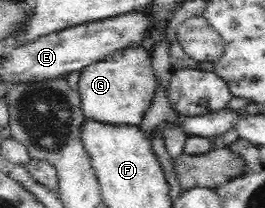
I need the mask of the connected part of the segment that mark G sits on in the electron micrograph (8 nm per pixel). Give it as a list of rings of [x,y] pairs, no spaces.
[[[142,44],[128,45],[111,52],[80,71],[77,92],[84,117],[105,124],[140,126],[140,120],[156,94],[156,81],[151,55]]]

